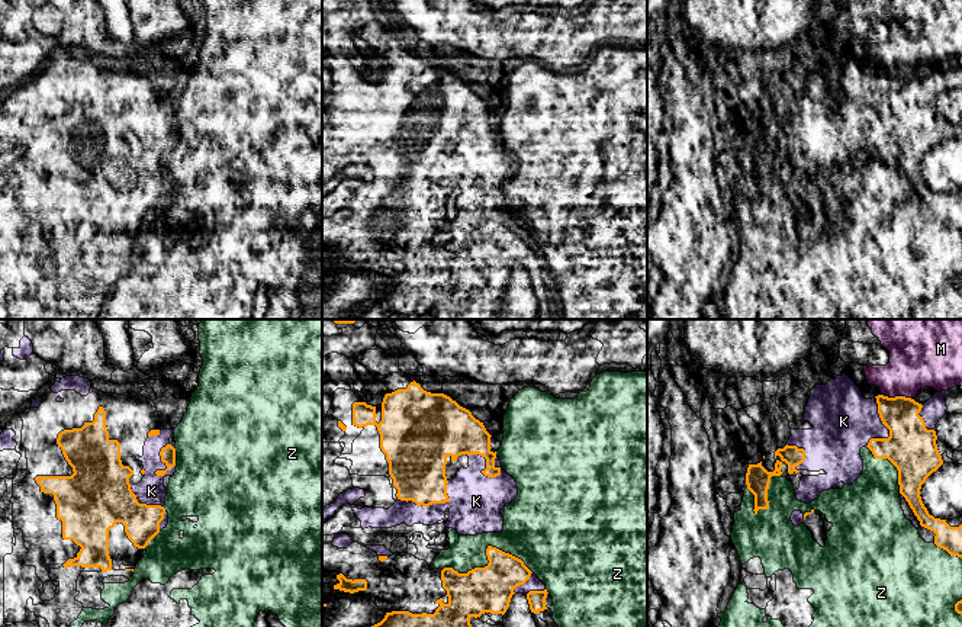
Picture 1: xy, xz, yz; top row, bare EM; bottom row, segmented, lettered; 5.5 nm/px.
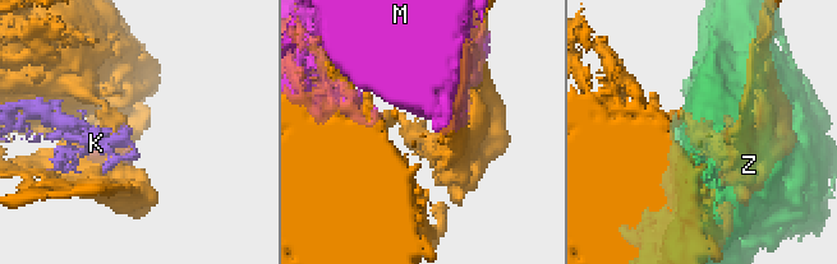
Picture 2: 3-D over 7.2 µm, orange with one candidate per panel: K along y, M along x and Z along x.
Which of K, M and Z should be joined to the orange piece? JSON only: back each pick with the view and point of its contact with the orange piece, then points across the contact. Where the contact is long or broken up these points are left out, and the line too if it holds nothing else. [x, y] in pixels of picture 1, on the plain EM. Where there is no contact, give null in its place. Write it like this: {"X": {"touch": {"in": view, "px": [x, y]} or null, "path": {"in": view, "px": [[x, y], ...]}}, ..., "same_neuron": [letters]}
{"same_neuron": []}

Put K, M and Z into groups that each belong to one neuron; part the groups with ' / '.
K M / Z

